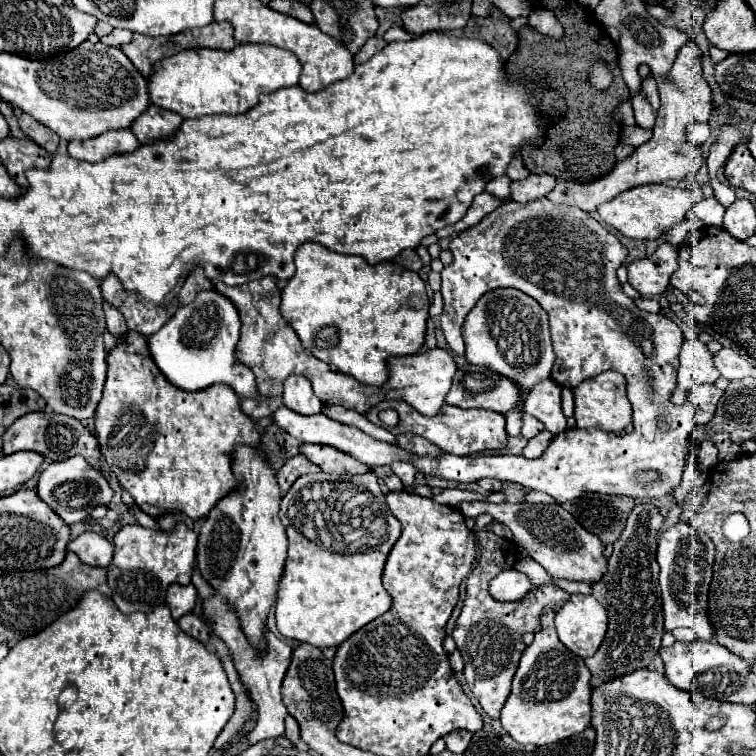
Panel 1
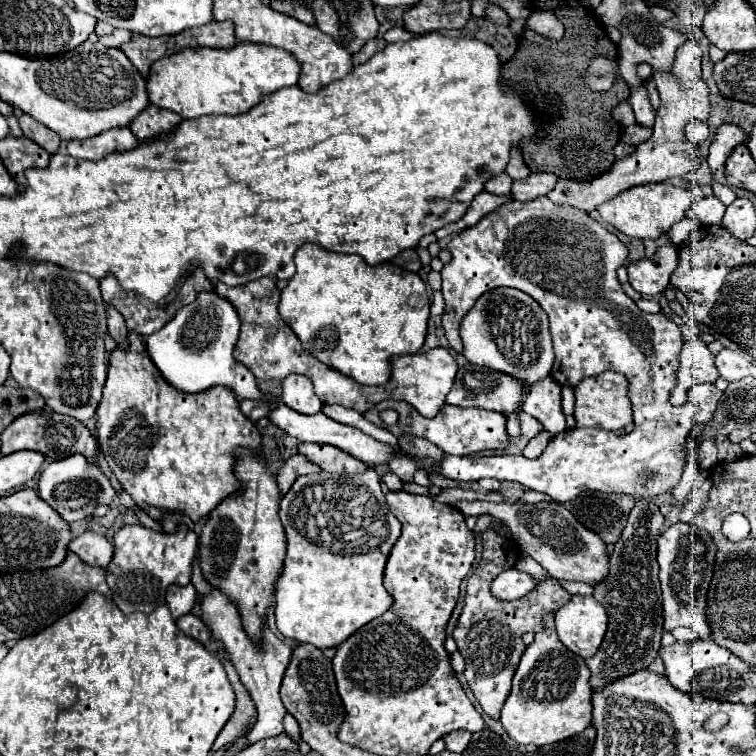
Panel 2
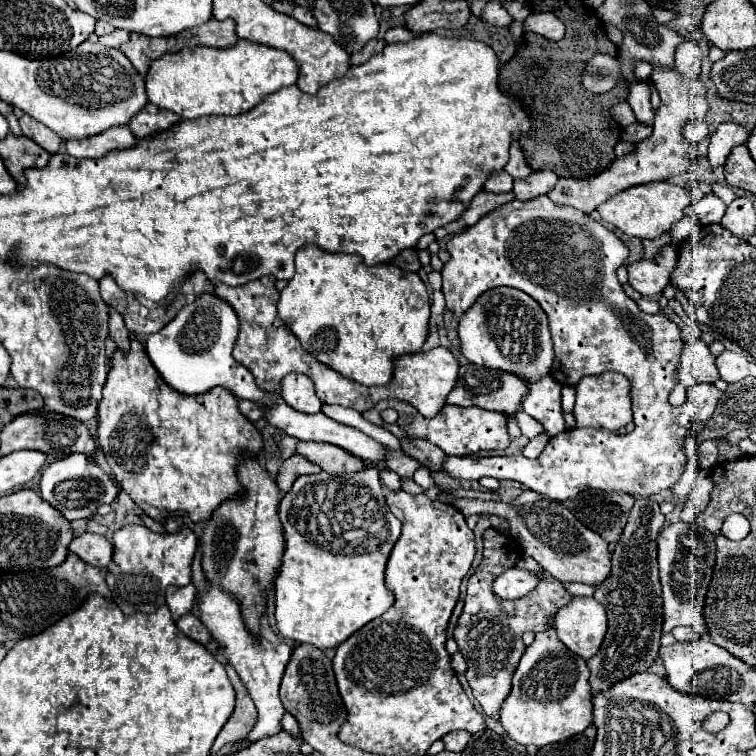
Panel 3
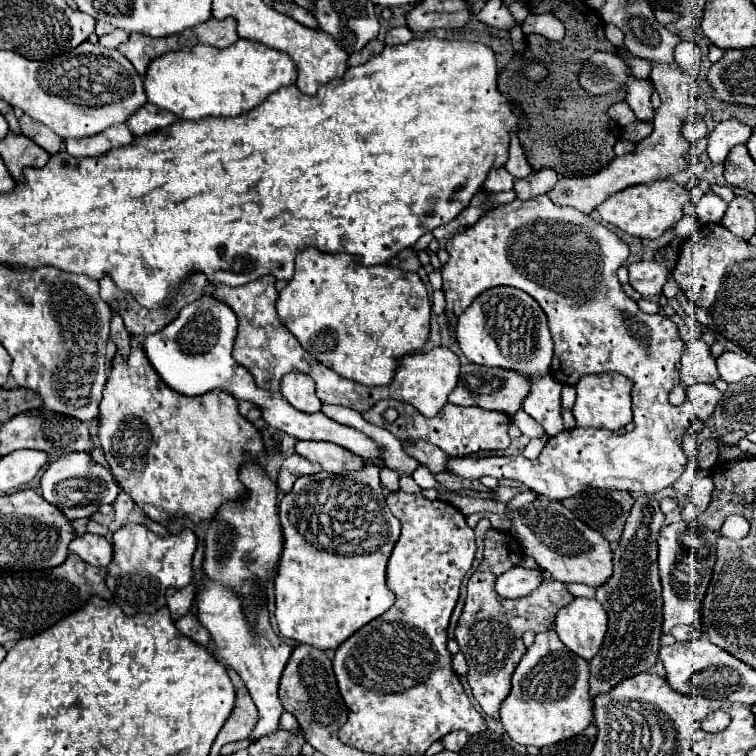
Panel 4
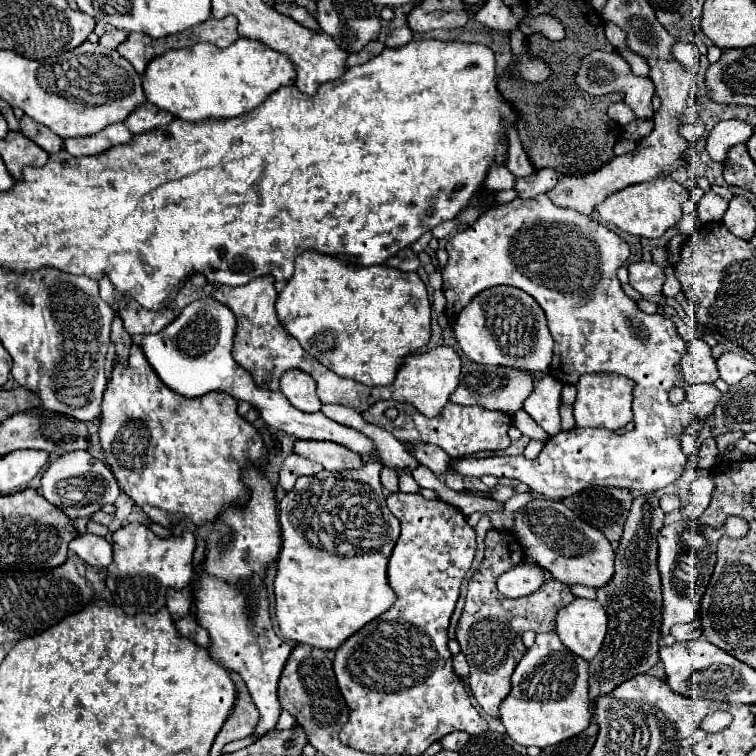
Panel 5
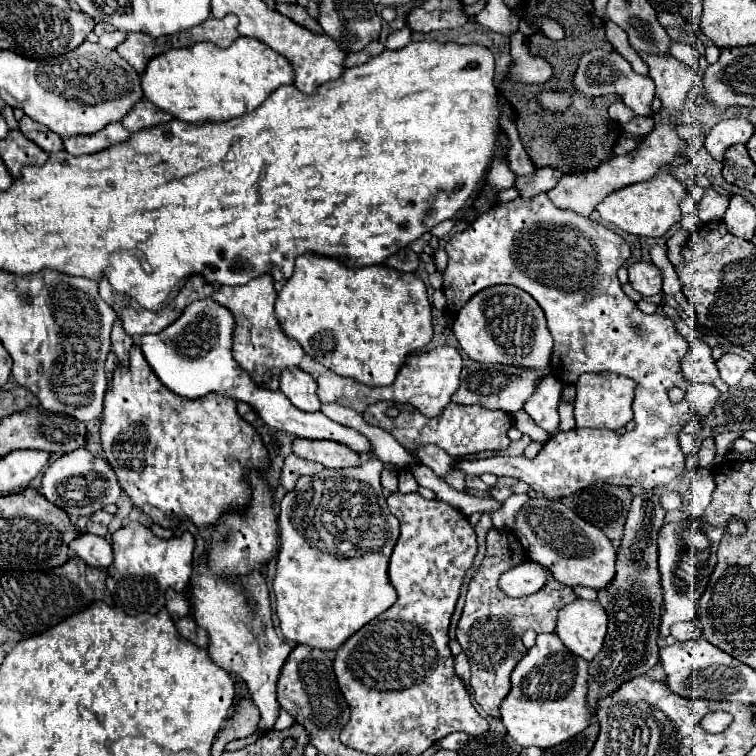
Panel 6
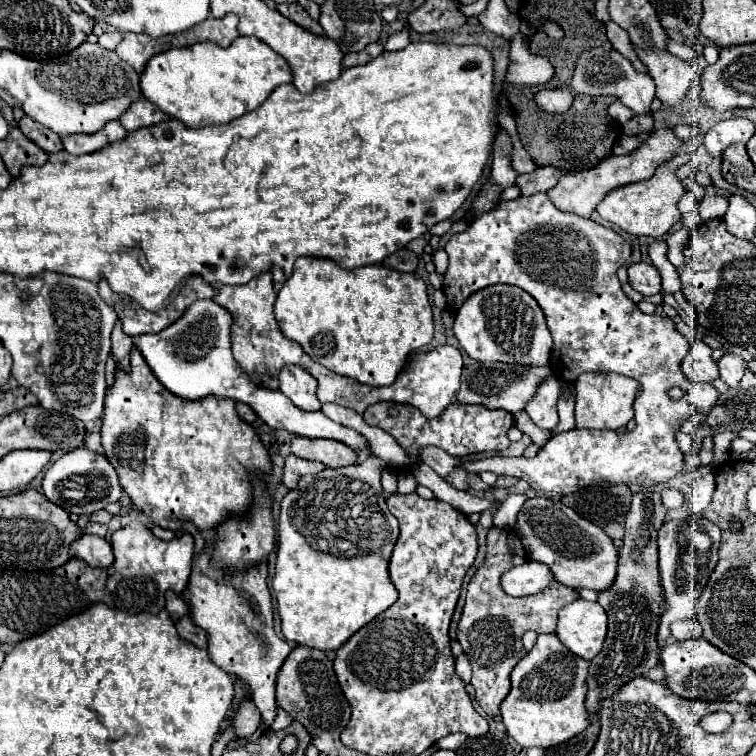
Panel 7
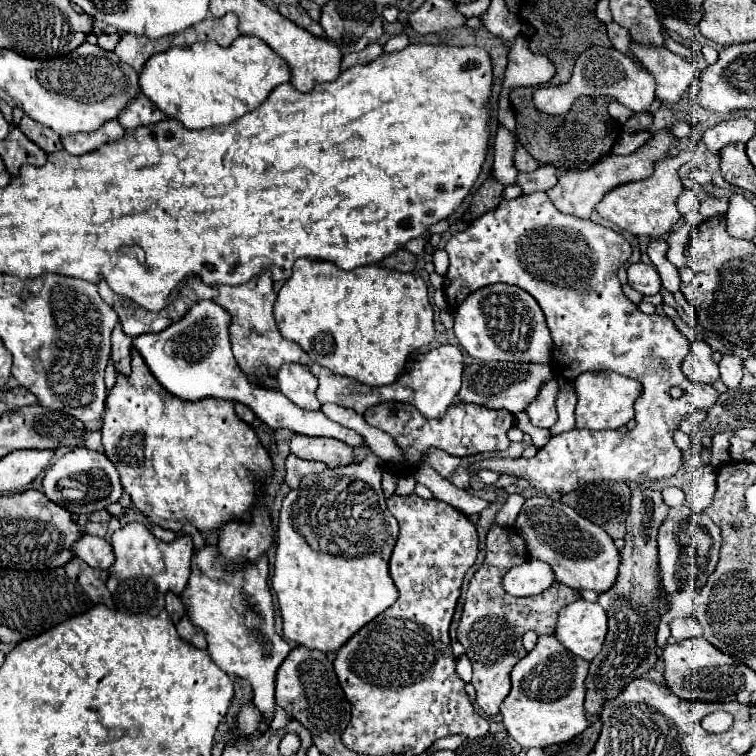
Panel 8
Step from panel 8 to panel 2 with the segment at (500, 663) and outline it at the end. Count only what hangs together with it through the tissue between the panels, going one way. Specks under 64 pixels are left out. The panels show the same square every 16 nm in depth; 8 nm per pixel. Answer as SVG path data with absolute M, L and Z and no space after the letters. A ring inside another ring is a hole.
M486 530L480 534L482 538L482 560L476 566L476 570L468 576L468 590L462 614L458 618L458 624L454 628L454 640L458 644L458 650L466 662L464 676L468 680L468 686L474 694L474 698L480 702L482 710L498 718L502 704L506 702L510 694L510 682L514 678L514 672L518 668L520 656L526 650L526 644L522 642L524 632L540 632L542 630L542 616L548 612L560 610L568 600L570 594L560 588L556 582L544 582L540 584L540 590L528 592L528 596L514 600L514 602L498 602L490 594L490 582L504 570L512 568L516 560L520 558L518 546L510 538L502 538L492 530Z

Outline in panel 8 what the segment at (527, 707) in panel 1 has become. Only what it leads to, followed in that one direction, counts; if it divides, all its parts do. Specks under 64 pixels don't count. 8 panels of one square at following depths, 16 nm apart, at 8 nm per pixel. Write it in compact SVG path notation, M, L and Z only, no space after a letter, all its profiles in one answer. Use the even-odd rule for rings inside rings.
M554 634L538 636L532 652L528 652L512 670L512 690L500 704L502 722L508 734L522 748L546 748L562 744L588 728L584 712L584 680L588 676L588 662L572 656Z

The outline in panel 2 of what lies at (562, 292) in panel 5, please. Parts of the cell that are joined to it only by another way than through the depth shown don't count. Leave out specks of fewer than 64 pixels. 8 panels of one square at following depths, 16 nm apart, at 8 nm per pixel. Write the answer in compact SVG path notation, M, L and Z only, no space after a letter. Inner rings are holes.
M546 196L536 198L532 202L516 202L510 200L496 208L494 212L486 214L476 226L466 228L464 232L456 234L448 250L452 252L452 262L444 266L442 270L442 294L444 294L444 314L442 314L442 328L446 334L446 340L450 342L450 348L456 354L462 354L462 340L460 340L460 324L466 316L466 312L476 304L476 300L494 288L510 286L516 290L526 292L532 296L548 314L550 318L550 332L554 342L554 366L552 366L552 378L560 386L572 386L576 388L580 380L588 376L598 376L598 372L614 370L626 376L628 380L628 398L632 400L634 410L634 430L630 434L612 434L608 430L596 430L596 428L568 428L560 434L556 434L548 448L542 452L540 458L528 460L524 456L450 456L444 454L440 462L432 462L432 458L416 458L400 448L392 448L388 444L382 444L368 434L364 434L358 428L340 424L326 414L300 414L292 408L286 408L280 404L274 412L270 412L272 424L280 426L290 436L298 438L300 442L316 442L316 444L332 444L350 456L356 456L360 462L368 464L370 468L380 464L390 464L392 458L412 458L418 468L424 468L428 474L442 474L444 478L458 480L458 482L476 482L480 478L496 478L496 480L510 480L518 482L528 490L538 490L548 496L552 496L556 502L568 502L580 496L582 492L594 490L604 494L628 494L640 500L660 496L664 492L670 492L682 478L684 468L688 464L688 452L686 452L686 440L694 428L694 424L702 422L706 424L716 404L722 396L722 390L718 390L714 384L702 384L688 390L688 398L682 406L670 404L670 392L676 386L676 368L680 366L680 350L684 344L680 328L666 318L664 314L648 314L642 312L634 300L630 300L616 278L616 270L624 264L628 250L626 246L608 232L600 222L590 218L590 214L580 212L572 206L560 206L550 202ZM642 472L654 472L656 478L642 484L638 482L638 474Z

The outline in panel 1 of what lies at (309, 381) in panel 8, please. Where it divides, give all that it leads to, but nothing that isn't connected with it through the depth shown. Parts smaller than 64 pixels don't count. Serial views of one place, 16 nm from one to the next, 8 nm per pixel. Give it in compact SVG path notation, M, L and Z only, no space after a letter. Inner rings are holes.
M290 376L284 384L284 406L292 412L312 416L322 412L322 402L314 396L312 386L302 376Z

